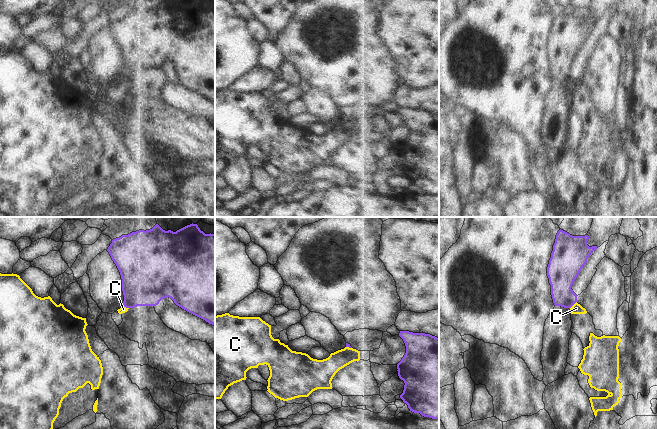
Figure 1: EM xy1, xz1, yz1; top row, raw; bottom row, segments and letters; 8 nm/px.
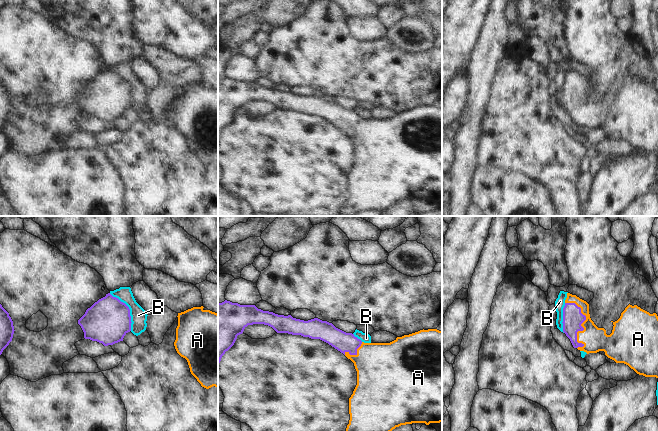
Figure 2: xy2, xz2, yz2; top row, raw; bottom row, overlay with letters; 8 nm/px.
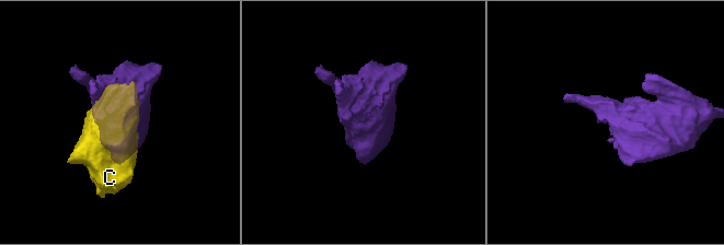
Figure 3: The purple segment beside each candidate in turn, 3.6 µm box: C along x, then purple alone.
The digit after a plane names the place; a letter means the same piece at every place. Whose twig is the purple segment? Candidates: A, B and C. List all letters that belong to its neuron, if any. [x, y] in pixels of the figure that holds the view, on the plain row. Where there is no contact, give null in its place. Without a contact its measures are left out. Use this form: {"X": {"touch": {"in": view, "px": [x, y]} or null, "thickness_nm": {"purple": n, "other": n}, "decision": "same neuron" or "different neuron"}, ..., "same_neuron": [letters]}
{"A": {"touch": {"in": "yz2", "px": [582, 98]}, "thickness_nm": {"purple": 160, "other": 200}, "decision": "same neuron"}, "B": {"touch": {"in": "xy2", "px": [129, 85]}, "thickness_nm": {"purple": 360, "other": 130}, "decision": "different neuron"}, "C": {"touch": {"in": "yz1", "px": [572, 81]}, "thickness_nm": {"purple": 220, "other": 80}, "decision": "different neuron"}, "same_neuron": ["A"]}

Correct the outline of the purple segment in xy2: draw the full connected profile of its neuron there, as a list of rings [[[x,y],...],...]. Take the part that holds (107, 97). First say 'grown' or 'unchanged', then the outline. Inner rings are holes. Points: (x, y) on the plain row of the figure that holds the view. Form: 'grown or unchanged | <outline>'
unchanged | [[[110,69],[99,75],[78,96],[84,108],[84,114],[102,119],[104,122],[123,117],[124,112],[131,107],[131,92],[129,83]]]

